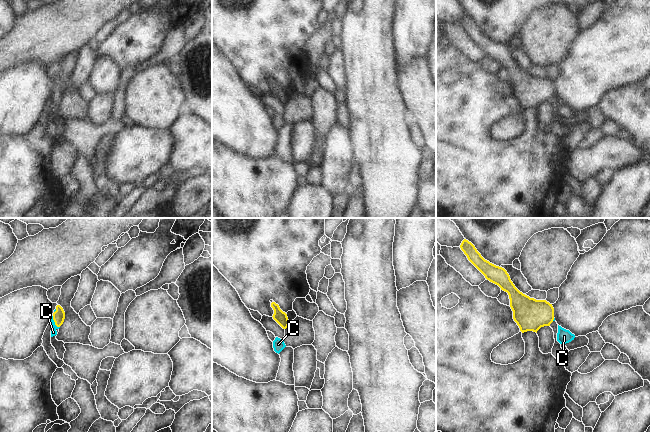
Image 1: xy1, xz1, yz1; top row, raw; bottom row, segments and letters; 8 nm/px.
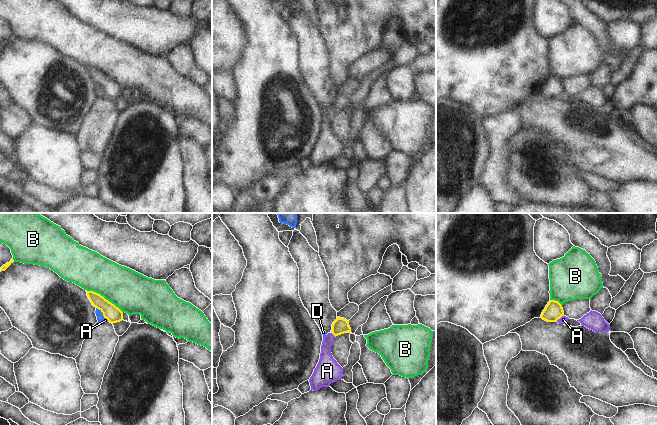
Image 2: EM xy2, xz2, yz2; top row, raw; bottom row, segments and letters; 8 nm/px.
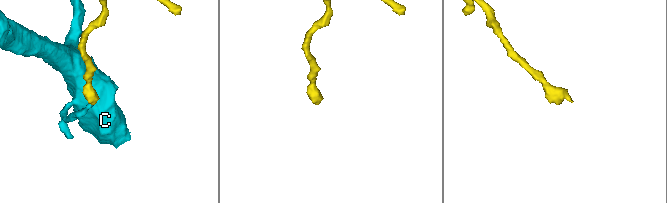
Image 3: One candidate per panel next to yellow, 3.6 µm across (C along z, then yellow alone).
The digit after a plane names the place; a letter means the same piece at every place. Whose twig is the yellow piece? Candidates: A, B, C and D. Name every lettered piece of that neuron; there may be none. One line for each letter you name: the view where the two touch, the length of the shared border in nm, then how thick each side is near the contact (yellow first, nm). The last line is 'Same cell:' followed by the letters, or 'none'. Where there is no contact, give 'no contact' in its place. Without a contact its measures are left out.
C: xy1 | 110 nm | 100/50 nm
Same cell: C

